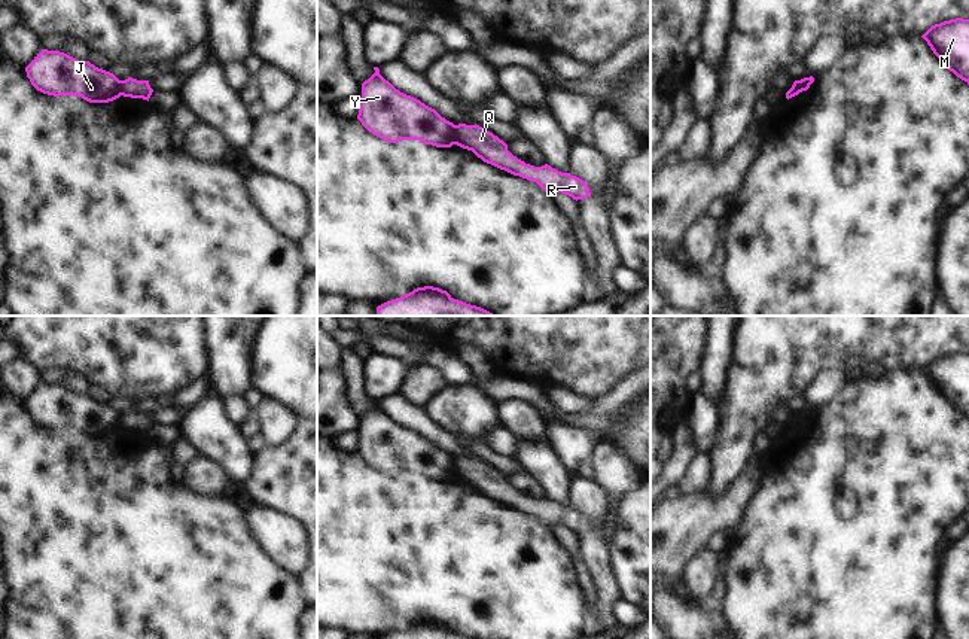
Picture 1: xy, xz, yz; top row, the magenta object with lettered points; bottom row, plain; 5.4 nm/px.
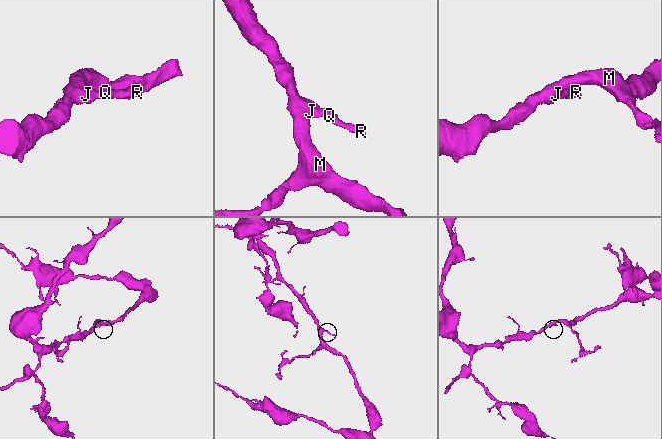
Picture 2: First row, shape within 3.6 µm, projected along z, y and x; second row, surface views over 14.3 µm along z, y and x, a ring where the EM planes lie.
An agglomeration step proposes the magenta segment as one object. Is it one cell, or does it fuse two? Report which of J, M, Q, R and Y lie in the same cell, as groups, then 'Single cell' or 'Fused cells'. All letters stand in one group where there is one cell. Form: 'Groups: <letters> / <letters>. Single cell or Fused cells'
Groups: J M Y / Q R. Fused cells.

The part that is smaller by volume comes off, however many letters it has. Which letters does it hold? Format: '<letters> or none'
Q, R

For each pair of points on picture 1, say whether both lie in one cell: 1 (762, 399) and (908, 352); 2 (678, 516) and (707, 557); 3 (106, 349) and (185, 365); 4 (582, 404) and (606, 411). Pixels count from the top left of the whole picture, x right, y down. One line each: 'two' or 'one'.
1: one
2: two
3: one
4: two

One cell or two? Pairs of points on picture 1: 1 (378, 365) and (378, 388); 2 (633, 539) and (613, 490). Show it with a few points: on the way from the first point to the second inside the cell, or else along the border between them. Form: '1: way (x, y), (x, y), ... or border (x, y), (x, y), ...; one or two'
1: way (378, 371), (378, 382); one
2: border (634, 489), (628, 490), (618, 501); two

